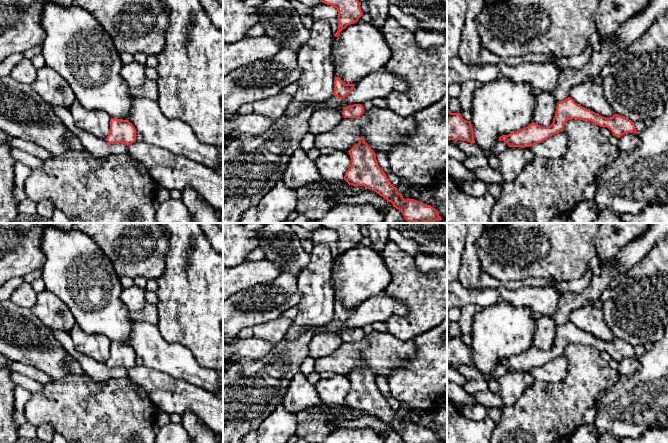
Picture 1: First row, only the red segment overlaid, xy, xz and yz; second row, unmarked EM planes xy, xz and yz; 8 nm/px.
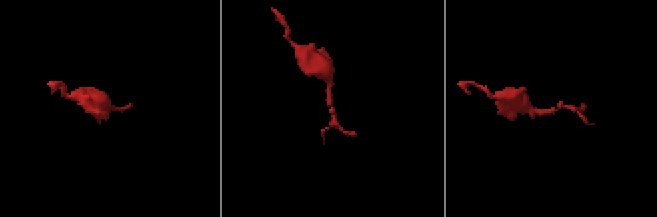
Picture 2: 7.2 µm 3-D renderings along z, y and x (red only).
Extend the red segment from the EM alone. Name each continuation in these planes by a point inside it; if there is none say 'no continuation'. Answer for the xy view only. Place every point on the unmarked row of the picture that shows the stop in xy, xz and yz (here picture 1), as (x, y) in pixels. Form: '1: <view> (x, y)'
no continuation

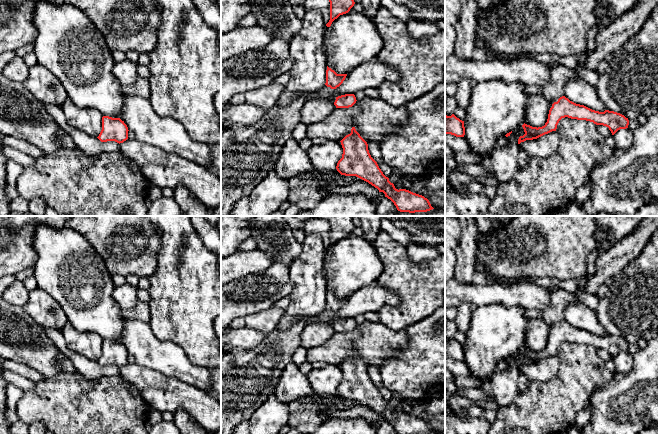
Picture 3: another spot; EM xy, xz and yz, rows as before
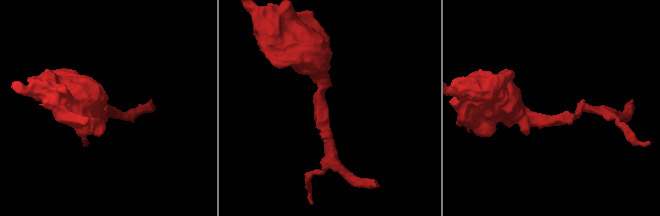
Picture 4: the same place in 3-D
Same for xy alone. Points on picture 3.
no continuation

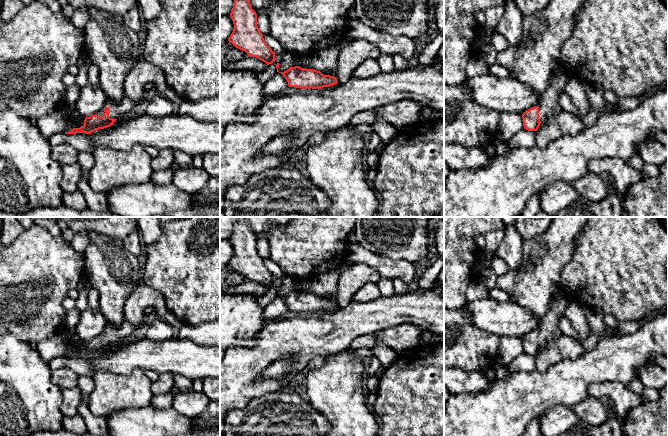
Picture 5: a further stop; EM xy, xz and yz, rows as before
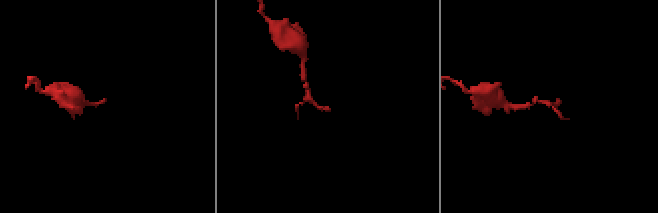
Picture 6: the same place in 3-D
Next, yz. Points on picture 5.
1: yz (548, 329)

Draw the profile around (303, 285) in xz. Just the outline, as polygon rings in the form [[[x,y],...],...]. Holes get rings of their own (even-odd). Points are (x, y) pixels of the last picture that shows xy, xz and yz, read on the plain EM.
[[[298,277],[293,278],[293,280],[295,284],[297,285],[297,288],[299,291],[308,293],[311,280],[304,279],[304,278],[298,278]]]

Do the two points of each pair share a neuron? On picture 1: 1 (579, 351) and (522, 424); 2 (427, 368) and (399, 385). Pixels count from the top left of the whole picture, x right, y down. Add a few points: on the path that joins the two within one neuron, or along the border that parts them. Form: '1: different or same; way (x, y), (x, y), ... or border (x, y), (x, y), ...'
1: same; way (579, 371), (542, 410)
2: same; way (420, 375), (412, 383), (406, 383)

